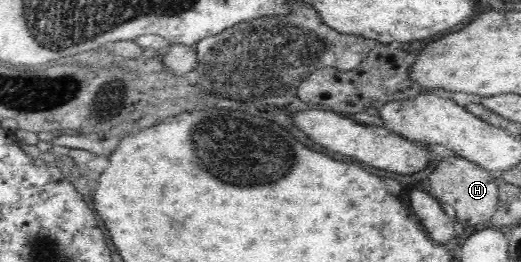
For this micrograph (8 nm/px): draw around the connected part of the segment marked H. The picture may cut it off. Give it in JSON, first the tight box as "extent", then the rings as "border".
{"extent":[428,156,501,227],"border":[[[445,156],[432,166],[428,176],[428,191],[446,207],[452,208],[457,214],[457,222],[463,227],[485,224],[495,215],[499,204],[498,180],[501,177],[497,172],[481,168],[478,164],[466,158]]]}

